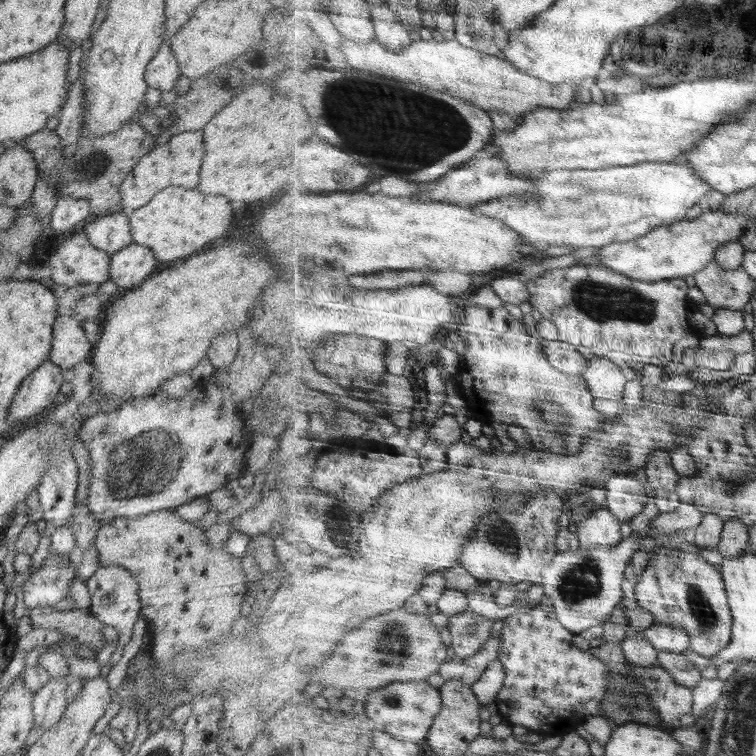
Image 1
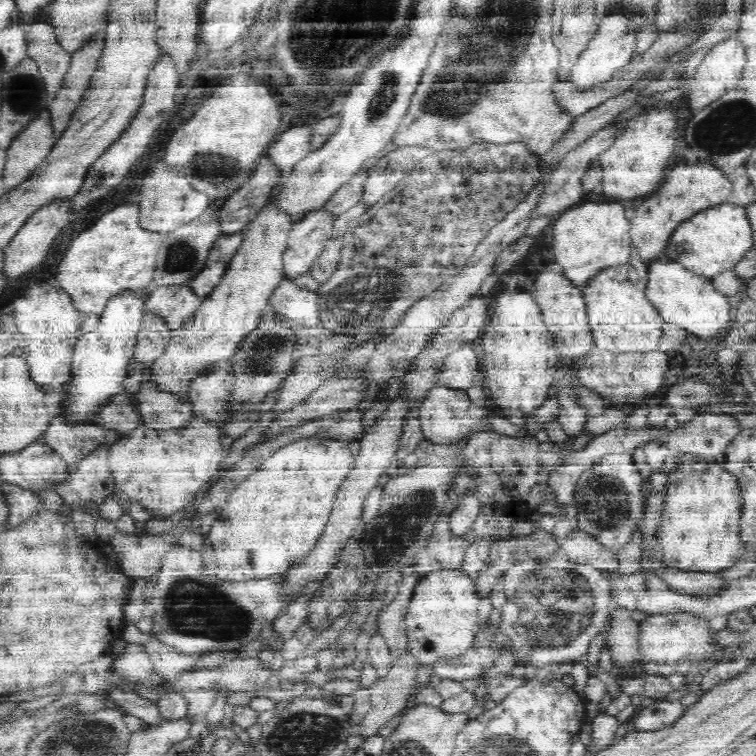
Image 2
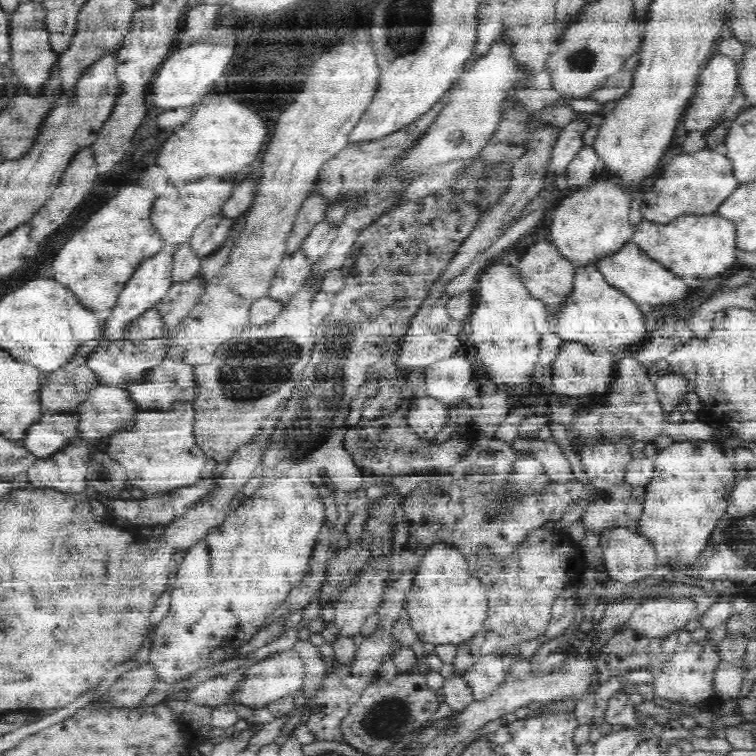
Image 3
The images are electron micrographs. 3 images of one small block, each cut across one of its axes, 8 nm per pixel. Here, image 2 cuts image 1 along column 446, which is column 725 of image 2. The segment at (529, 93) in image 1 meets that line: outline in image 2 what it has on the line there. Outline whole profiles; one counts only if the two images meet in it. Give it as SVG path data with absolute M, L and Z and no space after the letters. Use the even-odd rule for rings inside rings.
M734 36L714 45L705 54L690 83L690 108L700 110L731 88L736 88L746 64L744 43L739 37Z

